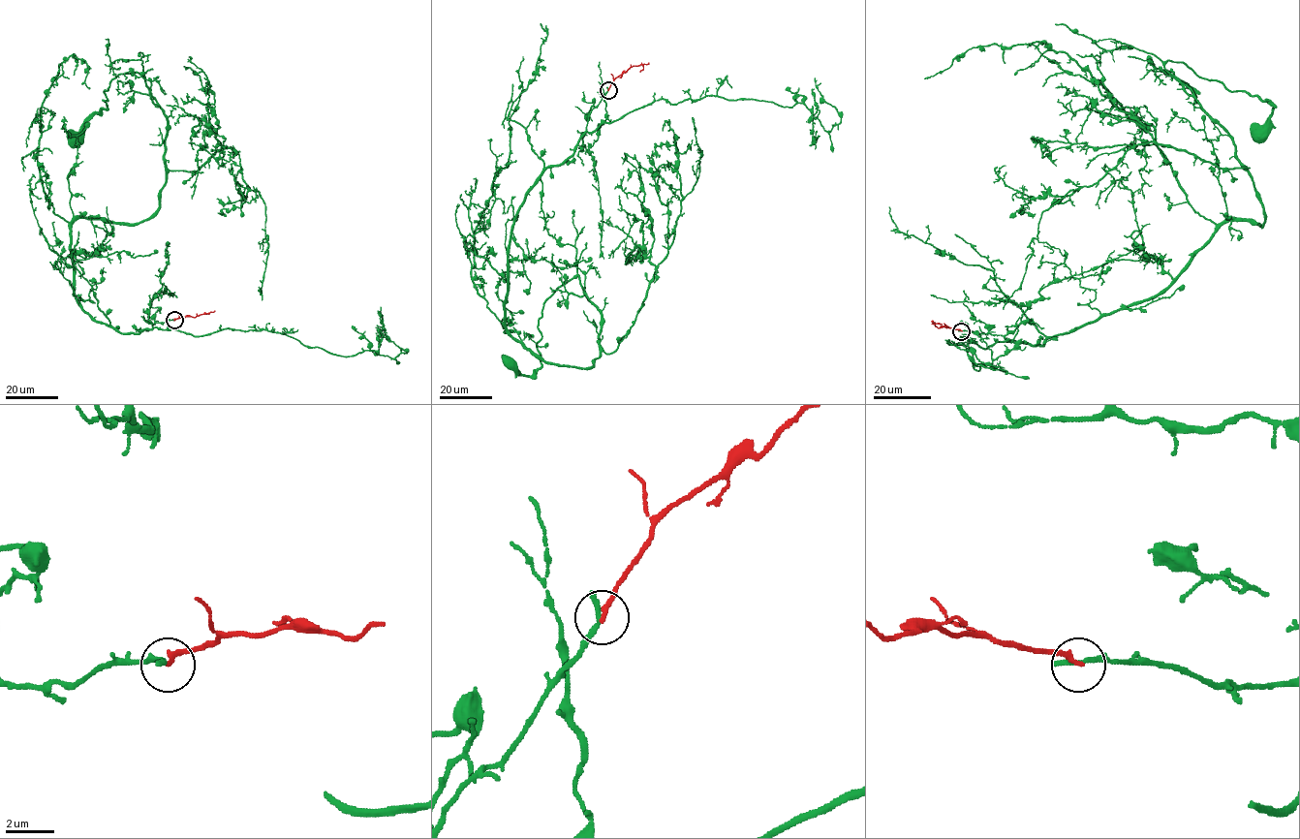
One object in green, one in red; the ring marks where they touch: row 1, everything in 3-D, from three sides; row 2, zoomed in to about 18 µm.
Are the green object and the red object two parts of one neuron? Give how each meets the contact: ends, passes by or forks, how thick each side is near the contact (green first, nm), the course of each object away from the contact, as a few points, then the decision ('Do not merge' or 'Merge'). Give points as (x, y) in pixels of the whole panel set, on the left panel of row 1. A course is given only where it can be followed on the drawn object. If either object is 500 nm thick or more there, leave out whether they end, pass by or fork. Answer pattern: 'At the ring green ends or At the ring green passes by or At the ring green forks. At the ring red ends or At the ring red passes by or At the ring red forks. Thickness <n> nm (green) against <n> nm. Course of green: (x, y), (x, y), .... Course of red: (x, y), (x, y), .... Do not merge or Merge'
At the ring green ends. At the ring red ends. Thickness 240 nm (green) against 200 nm. Course of green: (173, 321), (119, 333), (75, 295), (71, 225), (159, 206), (167, 117), (142, 76), (119, 74), (75, 139). Course of red: (173, 321), (205, 314). Do not merge

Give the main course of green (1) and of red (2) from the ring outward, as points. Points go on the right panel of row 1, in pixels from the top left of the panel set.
1: (961, 331), (1043, 345), (1155, 297), (1230, 219), (1262, 226), (1233, 139), (1167, 60), (1269, 100), (1261, 133)
2: (961, 331), (938, 327), (934, 324), (942, 324)

